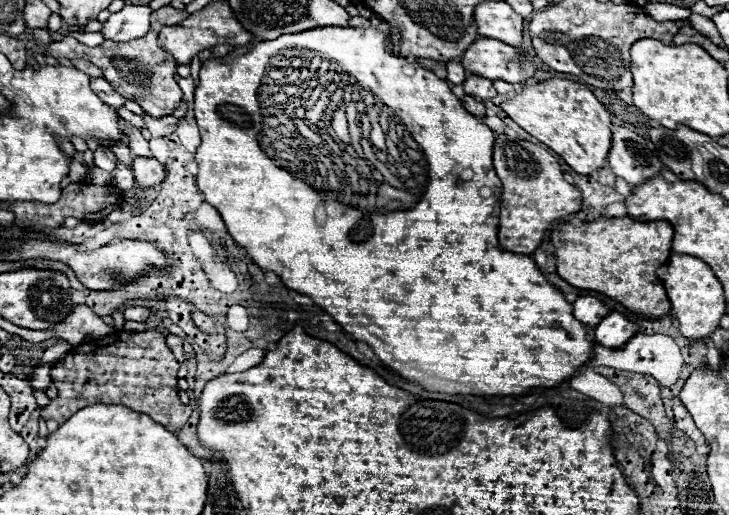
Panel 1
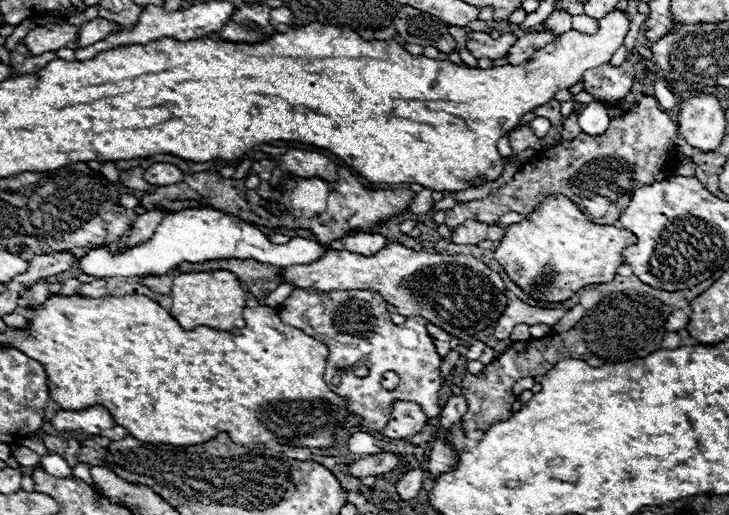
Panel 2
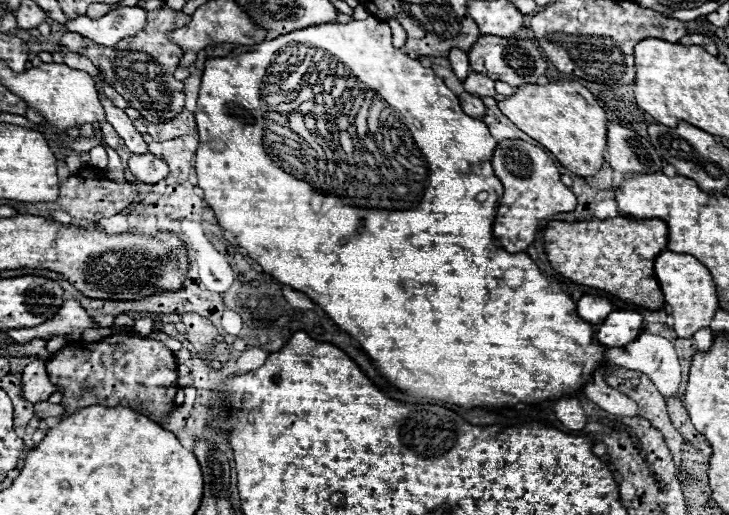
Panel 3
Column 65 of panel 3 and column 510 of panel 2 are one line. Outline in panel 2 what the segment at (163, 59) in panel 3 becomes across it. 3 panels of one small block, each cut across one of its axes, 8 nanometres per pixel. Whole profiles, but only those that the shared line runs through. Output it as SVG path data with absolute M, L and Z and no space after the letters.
M466 28L466 32L468 32L466 48L474 58L490 58L490 60L504 58L516 40L514 34L504 34L498 40L494 40L486 32L474 32L470 28Z

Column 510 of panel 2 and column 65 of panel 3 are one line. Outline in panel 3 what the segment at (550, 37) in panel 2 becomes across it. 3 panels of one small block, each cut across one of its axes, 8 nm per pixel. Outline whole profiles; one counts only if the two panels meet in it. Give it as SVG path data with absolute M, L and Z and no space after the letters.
M60 46L60 52L62 52L62 56L64 56L64 64L66 64L66 66L70 66L70 68L74 68L74 70L84 70L84 72L88 72L90 76L98 76L98 68L96 68L86 56L82 56L82 54L78 54L78 52L66 52L66 48L62 48L62 46Z

